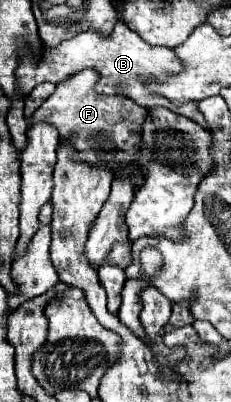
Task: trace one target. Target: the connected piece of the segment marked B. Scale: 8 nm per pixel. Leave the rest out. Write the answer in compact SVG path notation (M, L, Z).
M115 23L115 29L111 31L111 37L99 37L99 33L83 31L75 35L73 39L63 41L55 49L43 49L43 57L39 61L31 61L31 53L23 53L23 61L19 61L17 77L19 77L19 95L27 97L39 83L61 83L65 77L83 71L83 69L95 69L99 73L99 91L107 95L123 93L125 97L133 99L141 107L167 107L179 115L185 115L199 123L201 127L207 127L201 111L197 109L197 103L185 103L185 105L171 105L165 97L149 95L145 81L165 81L165 73L177 73L181 71L181 61L169 47L151 47L145 43L135 31L131 31L125 23Z

